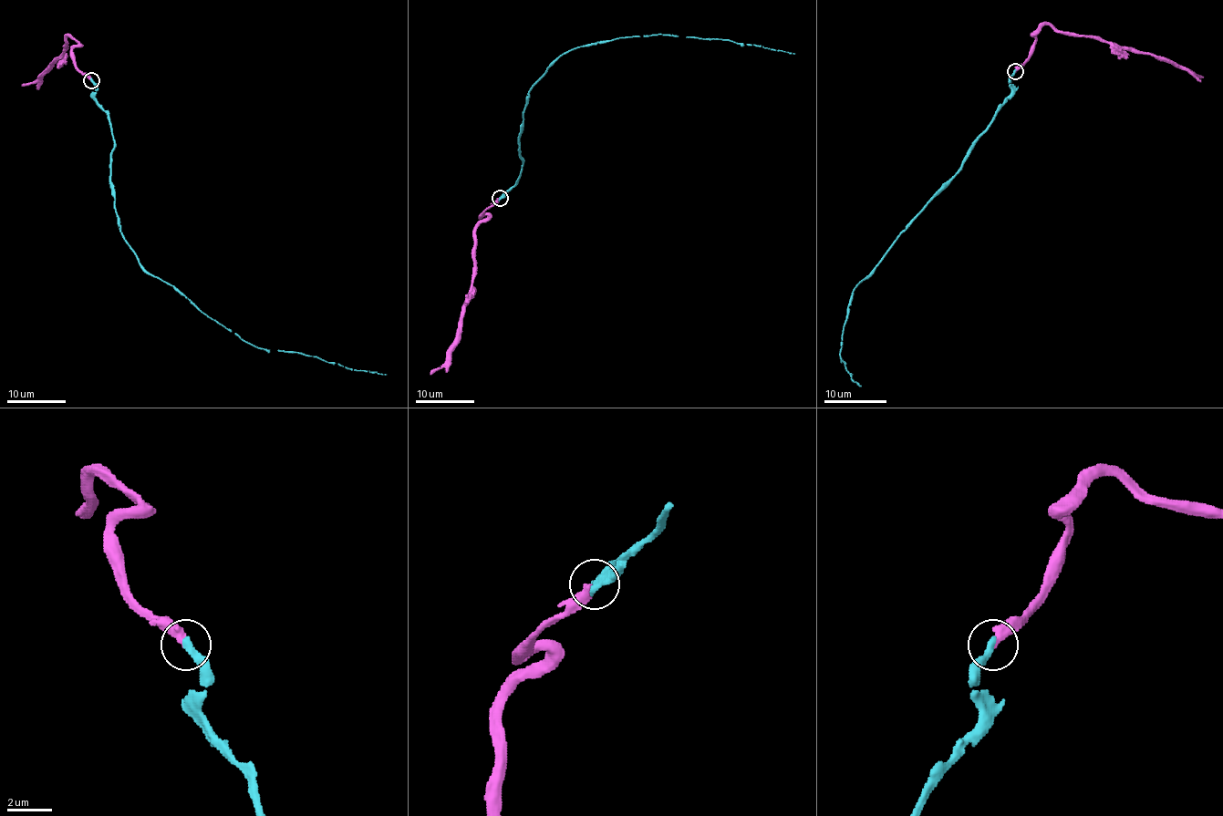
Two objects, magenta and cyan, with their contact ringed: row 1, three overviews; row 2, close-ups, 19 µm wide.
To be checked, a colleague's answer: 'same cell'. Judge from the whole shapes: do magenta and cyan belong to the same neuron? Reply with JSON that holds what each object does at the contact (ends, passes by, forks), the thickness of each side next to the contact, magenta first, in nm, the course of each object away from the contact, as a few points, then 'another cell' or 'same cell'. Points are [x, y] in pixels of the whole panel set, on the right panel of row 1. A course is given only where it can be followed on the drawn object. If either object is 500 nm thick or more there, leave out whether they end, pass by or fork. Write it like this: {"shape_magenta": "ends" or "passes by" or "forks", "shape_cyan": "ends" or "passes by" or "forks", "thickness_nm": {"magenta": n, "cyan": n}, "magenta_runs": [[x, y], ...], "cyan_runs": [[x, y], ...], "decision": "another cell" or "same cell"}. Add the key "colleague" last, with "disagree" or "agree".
{"shape_magenta": "ends", "shape_cyan": "ends", "thickness_nm": {"magenta": 400, "cyan": 360}, "magenta_runs": [[1015, 71], [1029, 56], [1034, 32], [1048, 24], [1056, 30], [1094, 35], [1120, 46], [1160, 56], [1203, 77]], "cyan_runs": [[1015, 71], [1009, 98], [976, 141], [962, 170], [904, 231], [851, 296], [840, 356], [860, 387]], "decision": "same cell", "colleague": "agree"}

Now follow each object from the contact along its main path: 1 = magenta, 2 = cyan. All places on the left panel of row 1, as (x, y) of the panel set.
1: (90, 79), (76, 65), (73, 49), (78, 43), (67, 36), (64, 50), (35, 81), (22, 86)
2: (90, 79), (112, 135), (111, 195), (119, 229), (138, 261), (257, 347), (317, 356), (355, 370), (386, 375)

